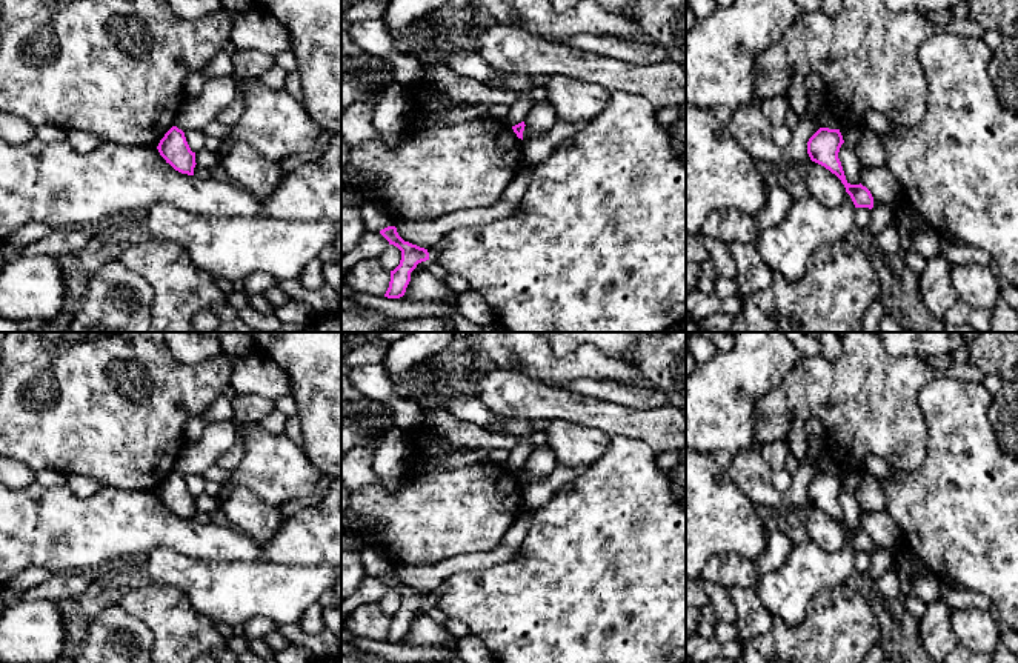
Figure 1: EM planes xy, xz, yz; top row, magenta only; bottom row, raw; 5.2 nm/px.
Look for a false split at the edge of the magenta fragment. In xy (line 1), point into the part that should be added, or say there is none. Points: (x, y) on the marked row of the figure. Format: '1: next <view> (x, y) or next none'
1: next none

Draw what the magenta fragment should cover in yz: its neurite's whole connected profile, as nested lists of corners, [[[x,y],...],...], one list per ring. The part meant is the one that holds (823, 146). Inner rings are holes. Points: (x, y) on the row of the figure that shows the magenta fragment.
[[[820,128],[807,142],[807,154],[812,162],[824,166],[832,174],[835,174],[850,195],[855,208],[873,208],[873,197],[870,191],[860,185],[850,185],[846,180],[838,152],[844,143],[840,129]]]

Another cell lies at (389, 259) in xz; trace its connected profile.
[[[389,245],[389,248],[383,251],[378,257],[378,262],[388,271],[394,271],[400,265],[400,260],[401,260],[401,251],[394,245]]]

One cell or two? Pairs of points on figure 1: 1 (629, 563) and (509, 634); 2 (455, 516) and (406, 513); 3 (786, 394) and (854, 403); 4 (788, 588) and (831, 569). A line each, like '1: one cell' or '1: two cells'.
1: one cell
2: one cell
3: one cell
4: one cell

